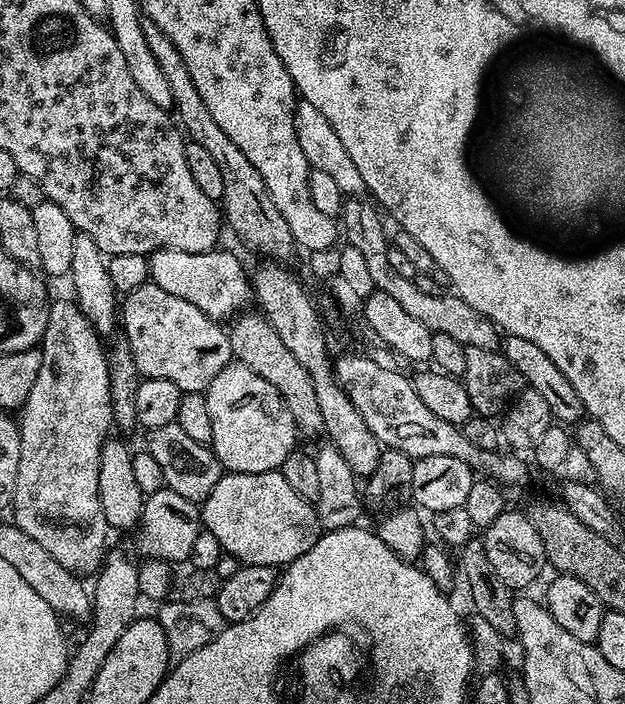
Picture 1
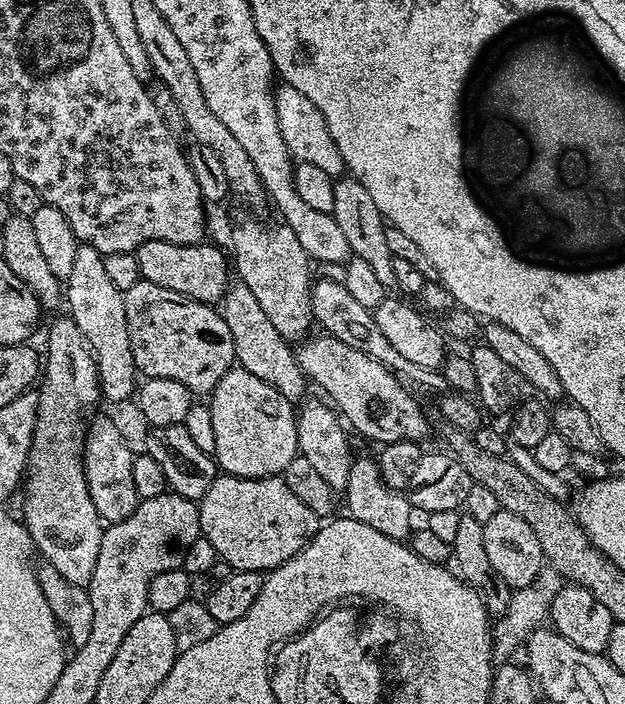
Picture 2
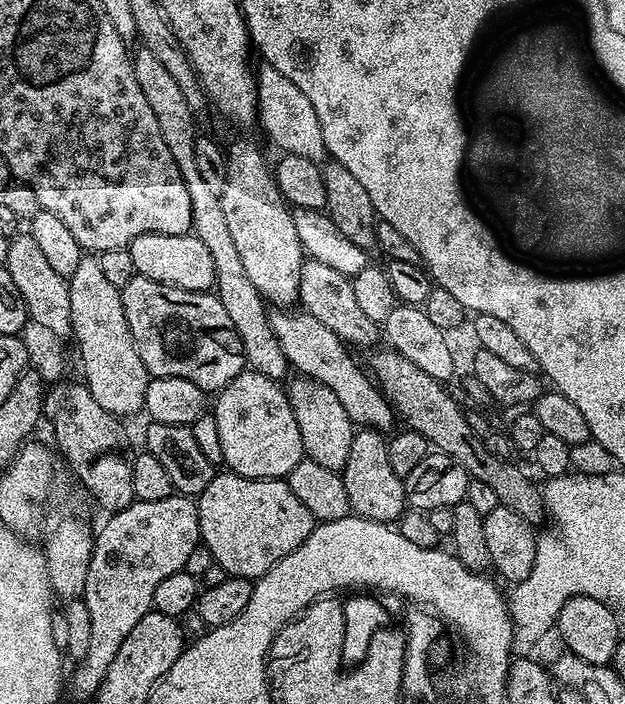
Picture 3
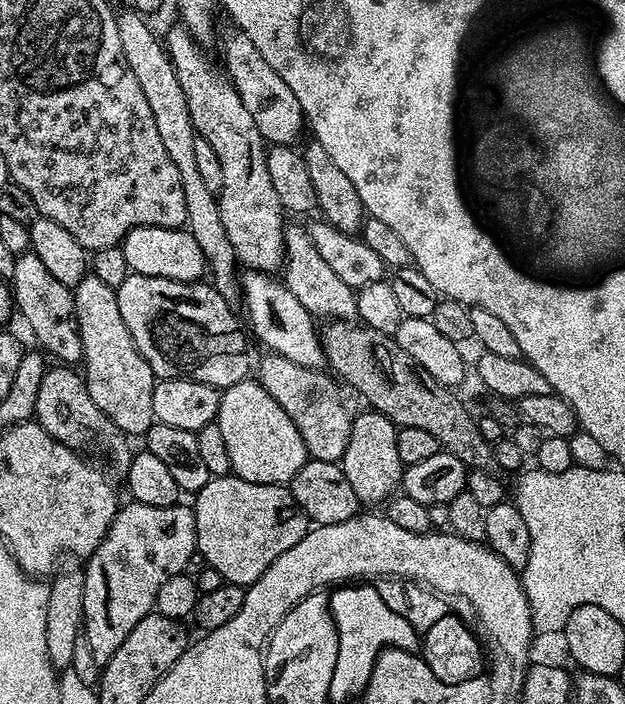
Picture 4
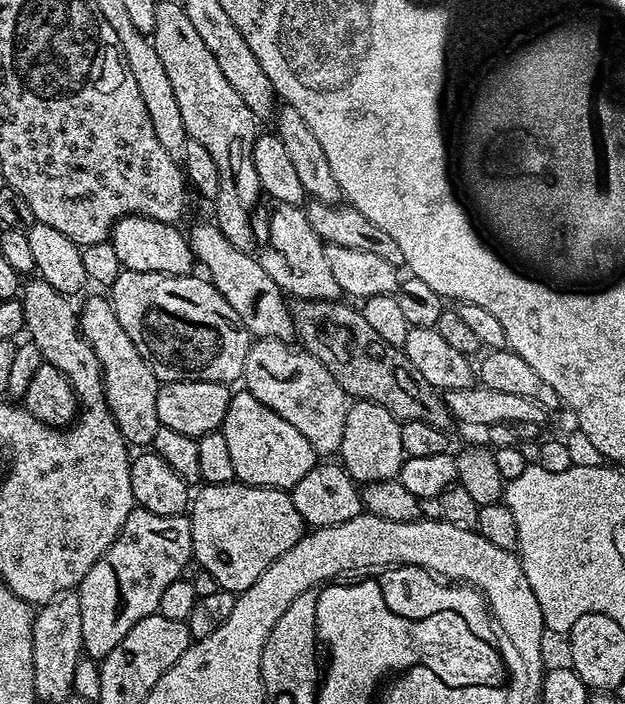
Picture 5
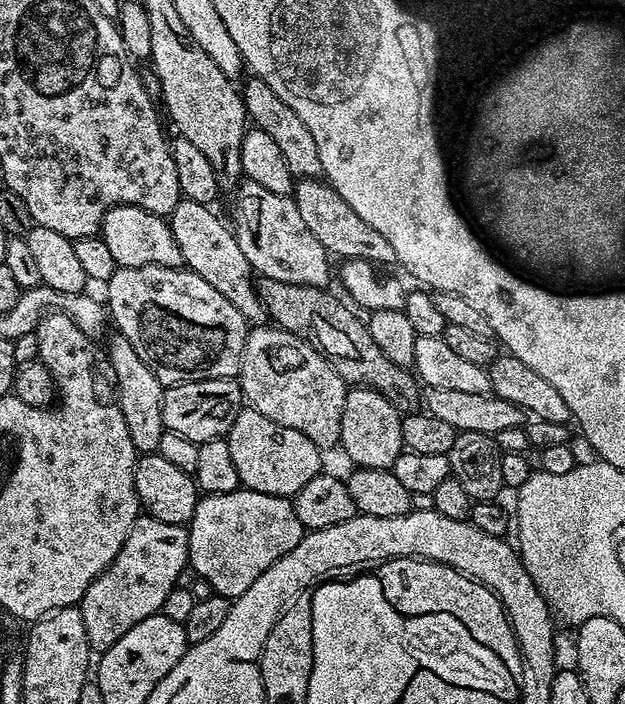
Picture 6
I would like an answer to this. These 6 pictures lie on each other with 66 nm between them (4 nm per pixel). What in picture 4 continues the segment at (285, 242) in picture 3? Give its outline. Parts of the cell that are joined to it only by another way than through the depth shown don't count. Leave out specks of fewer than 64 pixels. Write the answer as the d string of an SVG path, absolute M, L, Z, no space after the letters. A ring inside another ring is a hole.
M175 26L168 32L168 37L163 37L162 43L168 50L168 57L172 59L172 65L178 74L178 83L188 99L190 106L190 118L197 133L206 142L210 142L214 154L218 154L218 162L222 162L222 190L218 194L220 201L220 213L222 214L222 226L226 226L226 238L230 238L230 246L234 246L234 254L237 261L245 269L253 272L267 272L276 274L284 267L285 259L285 229L286 213L278 193L274 191L274 182L270 182L270 170L266 170L266 141L254 126L254 118L250 118L250 110L242 106L242 98L236 93L232 81L219 67L212 65L212 60L207 56L205 49L196 43L187 28Z

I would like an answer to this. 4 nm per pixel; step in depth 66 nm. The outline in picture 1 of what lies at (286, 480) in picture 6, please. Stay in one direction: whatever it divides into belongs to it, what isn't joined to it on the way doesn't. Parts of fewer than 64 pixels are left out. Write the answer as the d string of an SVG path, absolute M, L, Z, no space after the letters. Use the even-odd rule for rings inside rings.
M227 364L210 382L206 393L210 406L212 453L225 473L262 474L275 472L286 462L286 454L297 451L298 433L294 414L286 407L282 394L266 378L258 378L244 364Z

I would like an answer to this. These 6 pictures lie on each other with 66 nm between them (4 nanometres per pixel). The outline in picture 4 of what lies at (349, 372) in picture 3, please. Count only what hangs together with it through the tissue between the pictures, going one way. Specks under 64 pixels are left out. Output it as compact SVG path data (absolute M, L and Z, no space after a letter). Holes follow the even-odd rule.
M245 271L242 276L243 304L248 311L247 325L249 322L257 338L268 347L265 349L275 355L290 358L290 362L298 362L298 366L318 369L325 367L324 345L317 321L275 275Z

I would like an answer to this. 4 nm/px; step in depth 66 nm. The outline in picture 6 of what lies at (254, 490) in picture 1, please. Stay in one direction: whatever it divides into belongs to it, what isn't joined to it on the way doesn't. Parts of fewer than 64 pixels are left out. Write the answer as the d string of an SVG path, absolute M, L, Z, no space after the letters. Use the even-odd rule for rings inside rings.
M243 486L235 488L230 494L204 494L196 501L196 509L192 515L188 530L188 562L194 566L196 575L210 582L213 593L217 596L235 598L241 596L250 585L258 579L258 574L270 570L282 554L290 554L298 542L302 542L305 528L298 522L298 514L294 514L294 506L287 496L262 494Z

